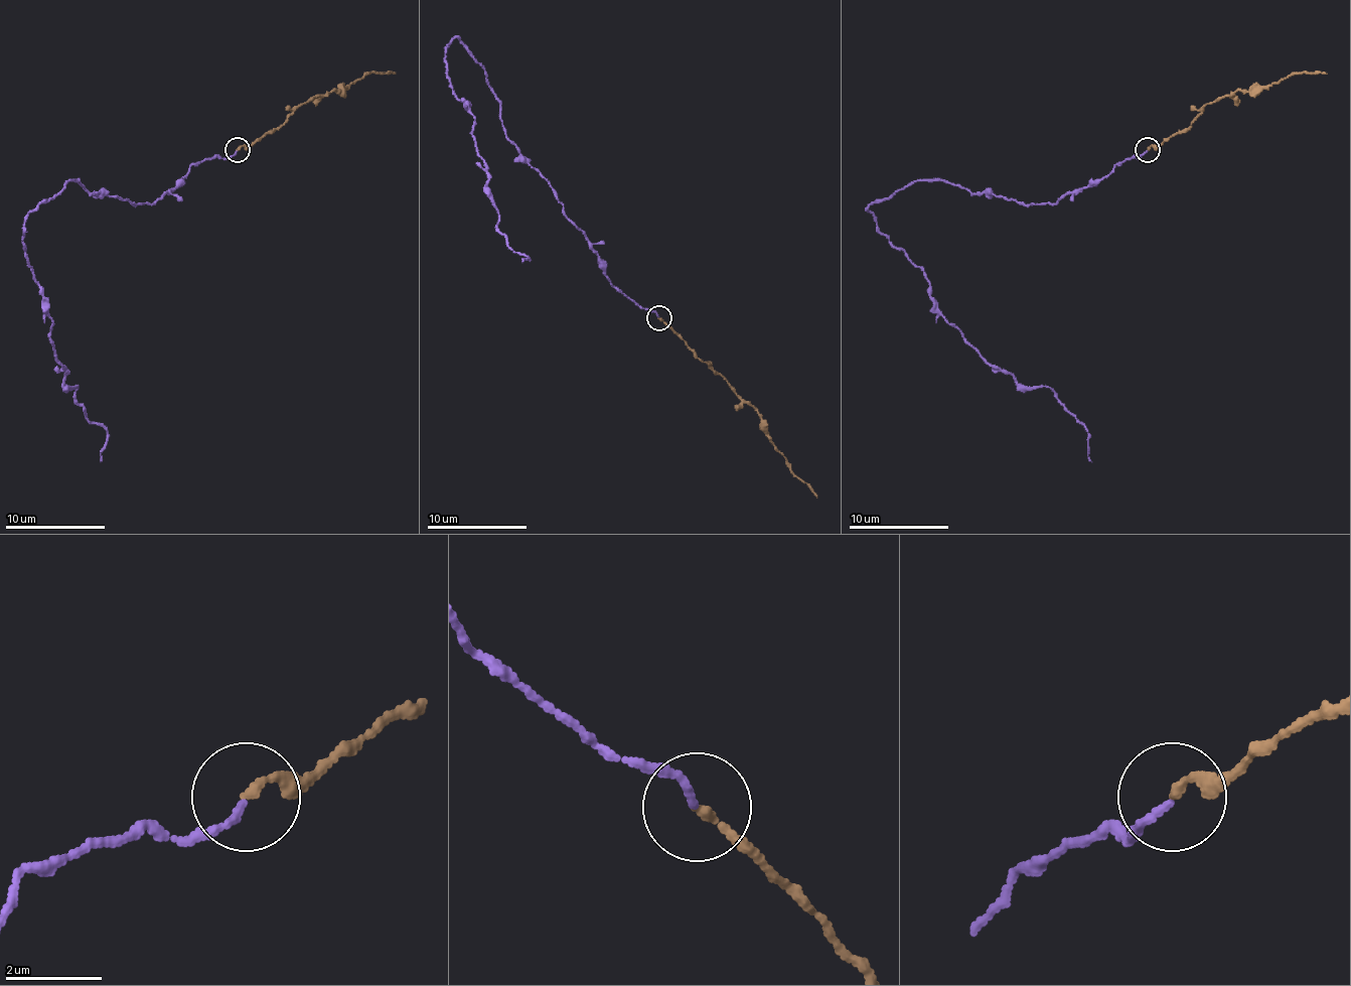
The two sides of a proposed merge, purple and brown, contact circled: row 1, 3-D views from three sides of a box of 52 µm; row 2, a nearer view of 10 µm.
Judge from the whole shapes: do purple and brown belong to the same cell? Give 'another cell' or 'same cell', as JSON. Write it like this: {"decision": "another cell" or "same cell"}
{"decision": "same cell"}

